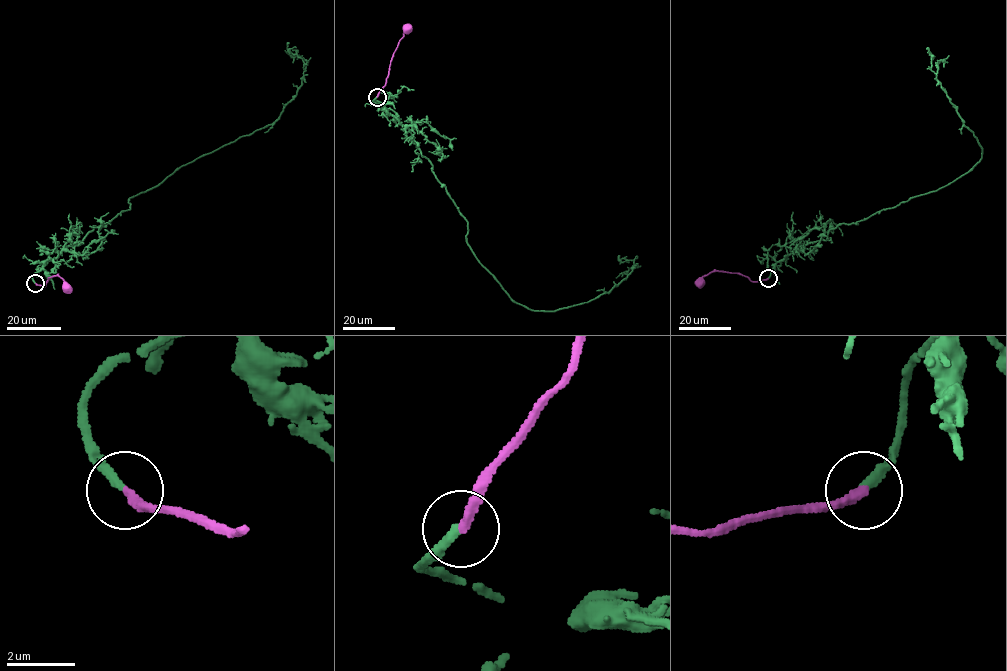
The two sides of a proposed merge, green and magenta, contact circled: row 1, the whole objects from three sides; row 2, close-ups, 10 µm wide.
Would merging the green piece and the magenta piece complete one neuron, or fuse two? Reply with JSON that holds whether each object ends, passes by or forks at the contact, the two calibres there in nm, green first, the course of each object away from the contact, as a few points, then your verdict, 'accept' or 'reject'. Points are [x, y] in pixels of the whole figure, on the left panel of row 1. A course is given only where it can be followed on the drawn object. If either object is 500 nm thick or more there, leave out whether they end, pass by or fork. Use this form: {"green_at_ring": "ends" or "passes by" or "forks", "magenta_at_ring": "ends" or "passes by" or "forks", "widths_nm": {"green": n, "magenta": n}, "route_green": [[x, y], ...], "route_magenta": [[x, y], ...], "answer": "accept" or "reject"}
{"green_at_ring": "ends", "magenta_at_ring": "ends", "widths_nm": {"green": 280, "magenta": 280}, "route_green": [[35, 283], [32, 276], [48, 261], [130, 209], [129, 199], [272, 124], [302, 83], [304, 62], [288, 42]], "route_magenta": [[35, 283], [44, 286], [48, 278], [58, 276], [66, 289]], "answer": "accept"}

